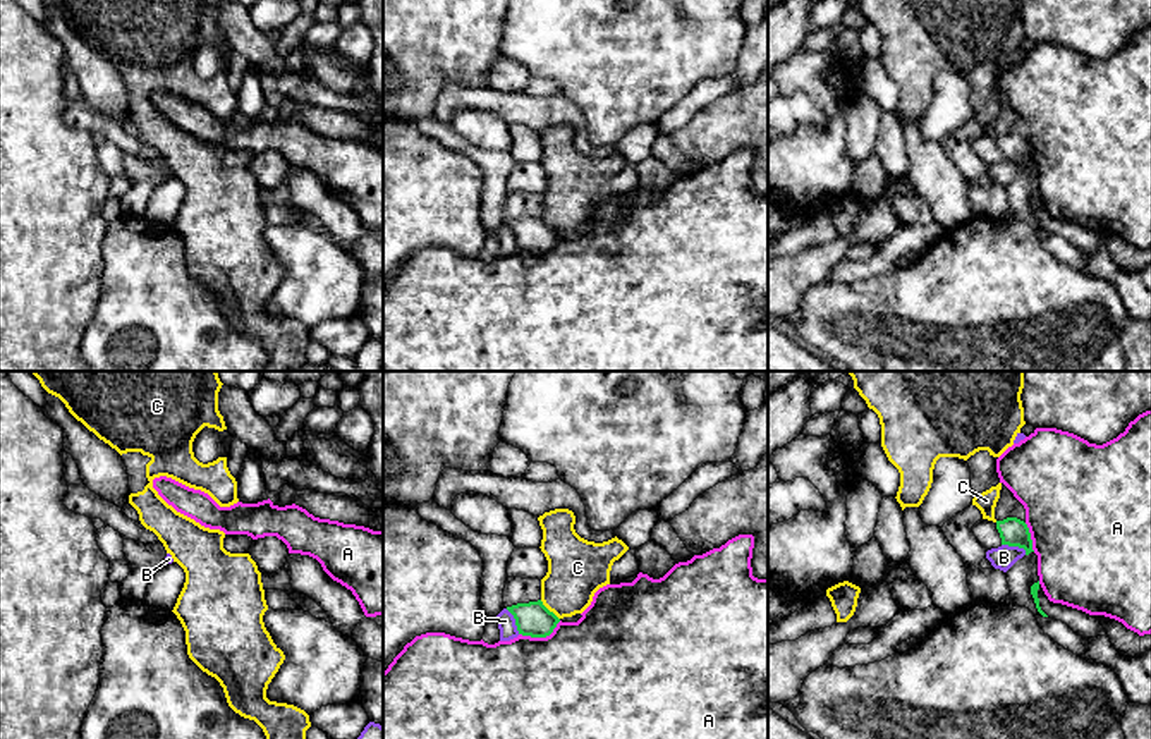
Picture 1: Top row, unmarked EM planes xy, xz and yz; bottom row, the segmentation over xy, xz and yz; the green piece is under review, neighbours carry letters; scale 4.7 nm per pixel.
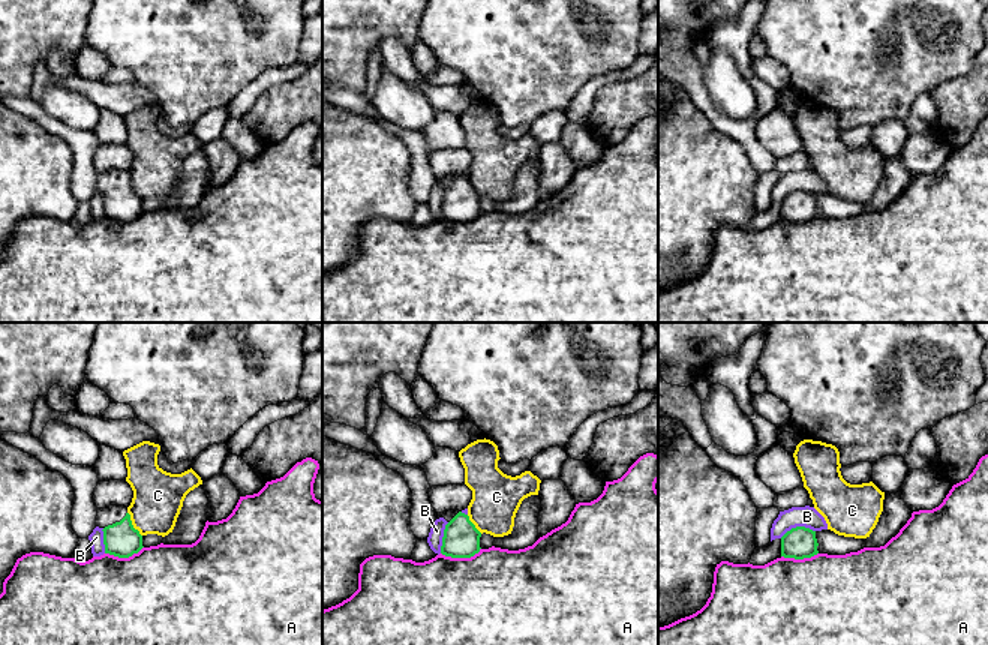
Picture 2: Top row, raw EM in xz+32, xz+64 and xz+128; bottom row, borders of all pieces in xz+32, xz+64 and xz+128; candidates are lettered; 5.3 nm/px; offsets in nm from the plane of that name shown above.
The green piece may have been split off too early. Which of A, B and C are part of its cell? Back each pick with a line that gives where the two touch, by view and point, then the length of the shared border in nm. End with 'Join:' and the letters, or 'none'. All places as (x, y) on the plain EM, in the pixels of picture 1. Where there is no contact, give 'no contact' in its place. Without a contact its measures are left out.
Join: none

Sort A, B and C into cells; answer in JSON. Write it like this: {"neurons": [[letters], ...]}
{"neurons": [["A"], ["B"], ["C"]]}

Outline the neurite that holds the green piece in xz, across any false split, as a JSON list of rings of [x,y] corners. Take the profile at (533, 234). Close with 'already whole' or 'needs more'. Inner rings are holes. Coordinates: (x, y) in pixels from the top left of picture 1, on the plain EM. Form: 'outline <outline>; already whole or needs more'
outline [[[507,192],[503,218],[522,251],[546,253],[560,237],[541,217],[539,194]]]; needs more

